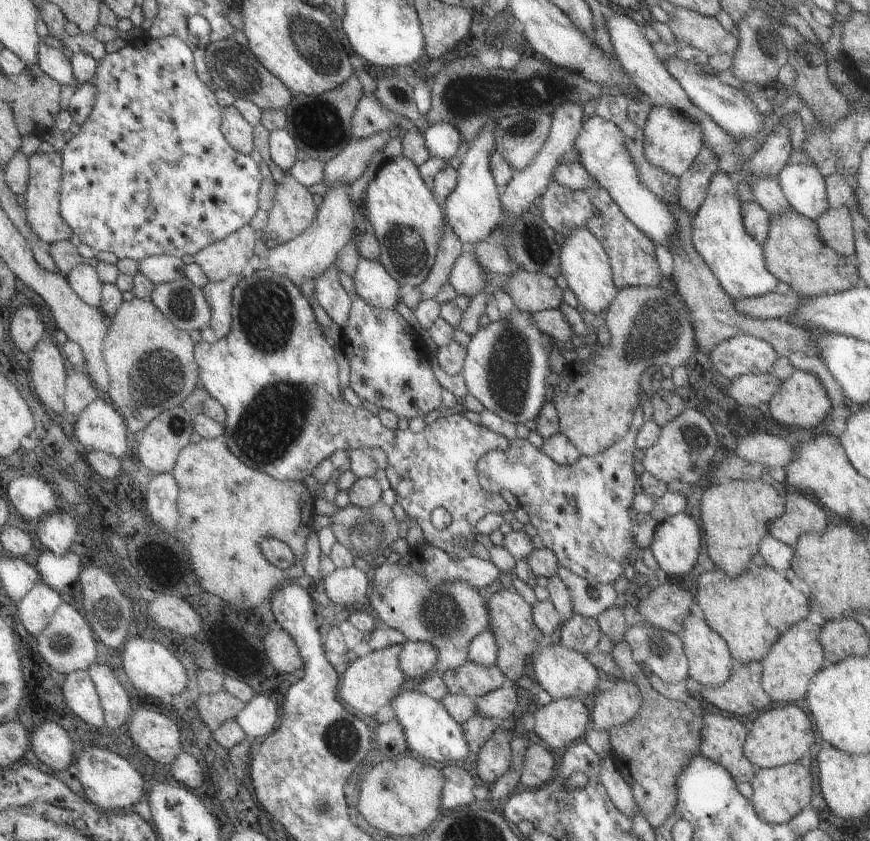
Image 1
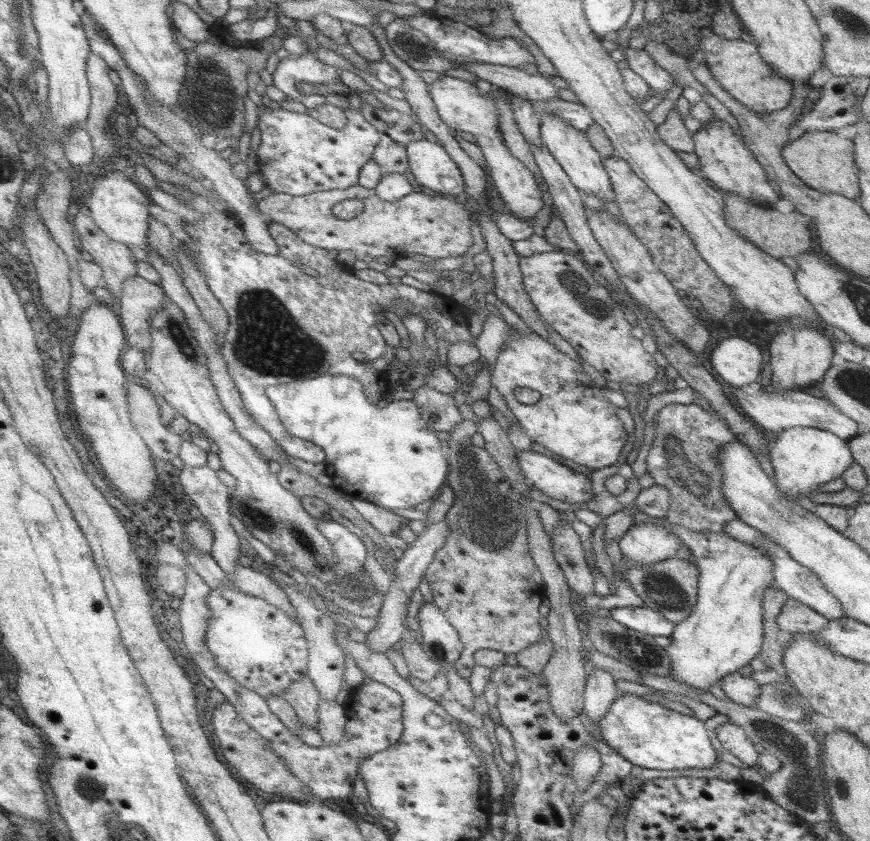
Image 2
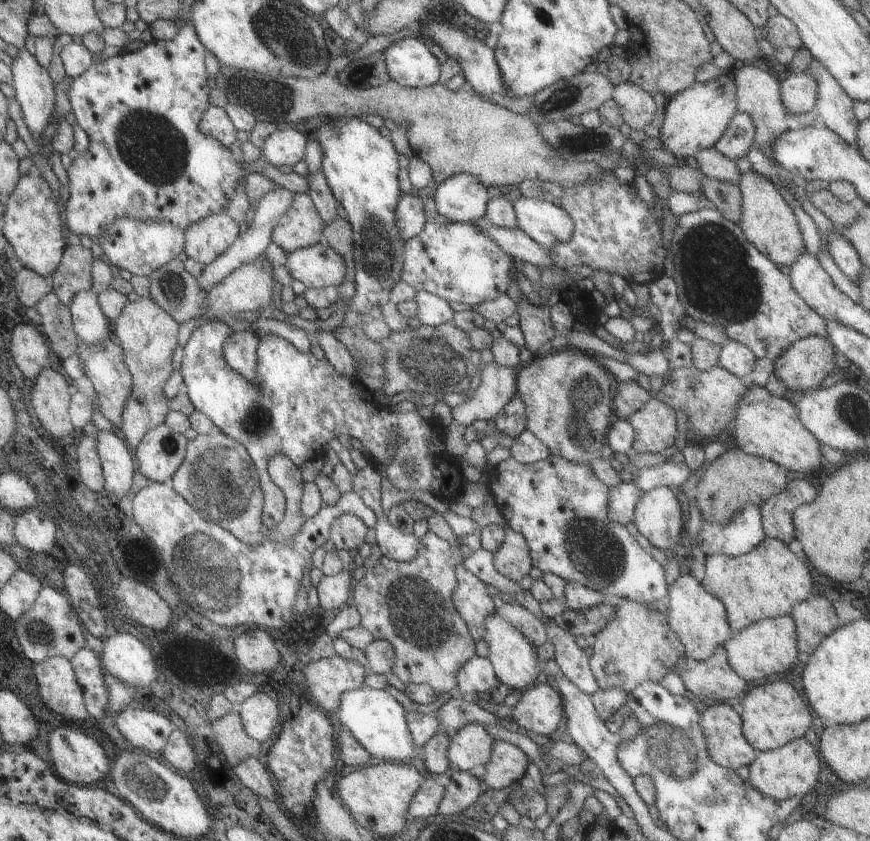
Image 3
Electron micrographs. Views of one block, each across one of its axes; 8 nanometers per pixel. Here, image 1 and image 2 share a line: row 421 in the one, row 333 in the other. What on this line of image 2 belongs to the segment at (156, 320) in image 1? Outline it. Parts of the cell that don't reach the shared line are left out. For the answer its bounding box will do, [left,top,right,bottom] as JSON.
[118,274,163,353]

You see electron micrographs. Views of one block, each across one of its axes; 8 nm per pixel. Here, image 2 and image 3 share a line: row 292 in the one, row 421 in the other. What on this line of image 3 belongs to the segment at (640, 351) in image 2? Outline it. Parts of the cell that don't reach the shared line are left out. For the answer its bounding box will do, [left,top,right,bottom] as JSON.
[514,348,614,463]

